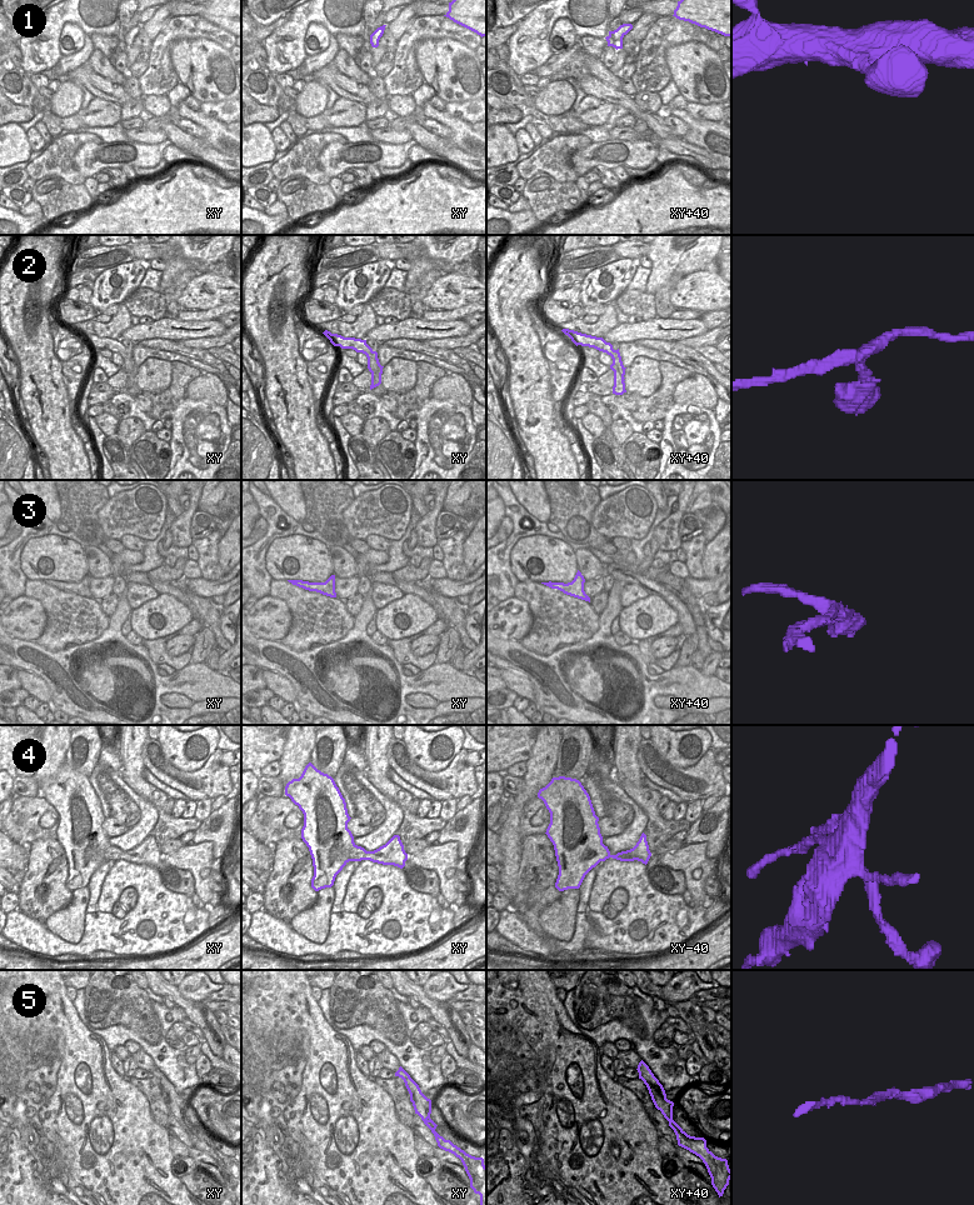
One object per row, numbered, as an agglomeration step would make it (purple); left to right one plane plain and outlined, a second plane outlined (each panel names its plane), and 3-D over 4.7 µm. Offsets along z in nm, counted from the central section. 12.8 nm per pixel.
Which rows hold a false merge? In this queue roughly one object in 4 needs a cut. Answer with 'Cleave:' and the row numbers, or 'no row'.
Cleave: 2

